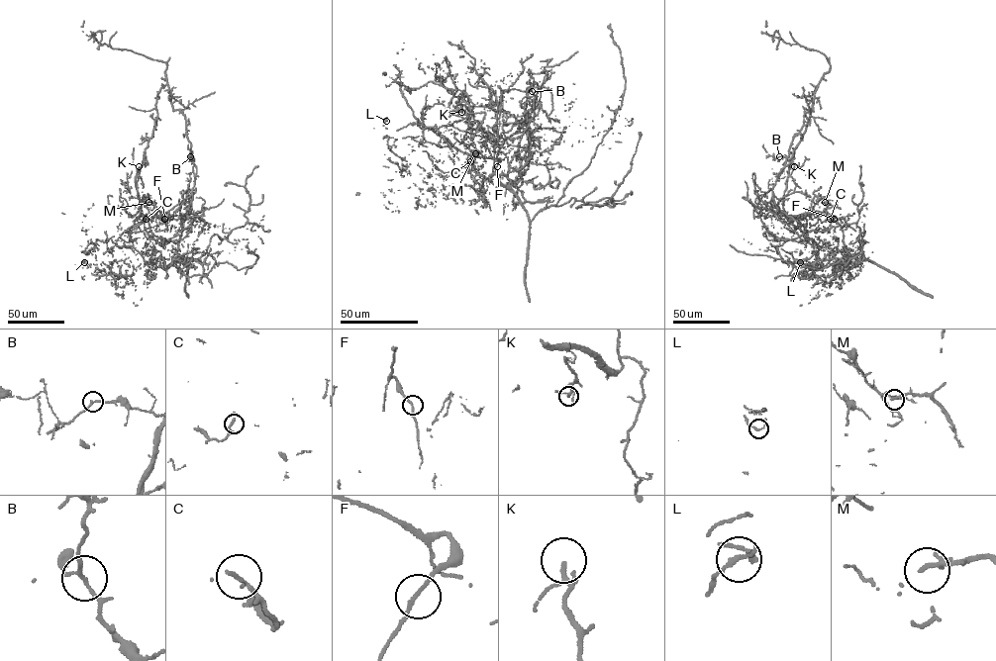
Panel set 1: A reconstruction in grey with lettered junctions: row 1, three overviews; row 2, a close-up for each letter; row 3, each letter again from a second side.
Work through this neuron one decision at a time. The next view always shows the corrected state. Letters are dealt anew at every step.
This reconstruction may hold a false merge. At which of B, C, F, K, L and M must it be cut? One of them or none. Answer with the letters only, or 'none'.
B

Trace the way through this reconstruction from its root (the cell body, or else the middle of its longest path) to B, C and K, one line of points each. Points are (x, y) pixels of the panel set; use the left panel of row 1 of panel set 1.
B: (193, 173), (193, 156), (190, 156)
C: (193, 173), (185, 117), (173, 110), (165, 84), (135, 178), (146, 218), (126, 231), (146, 219)
K: (193, 173), (185, 117), (178, 110), (173, 110), (167, 84), (157, 96), (154, 129), (137, 177), (139, 166)

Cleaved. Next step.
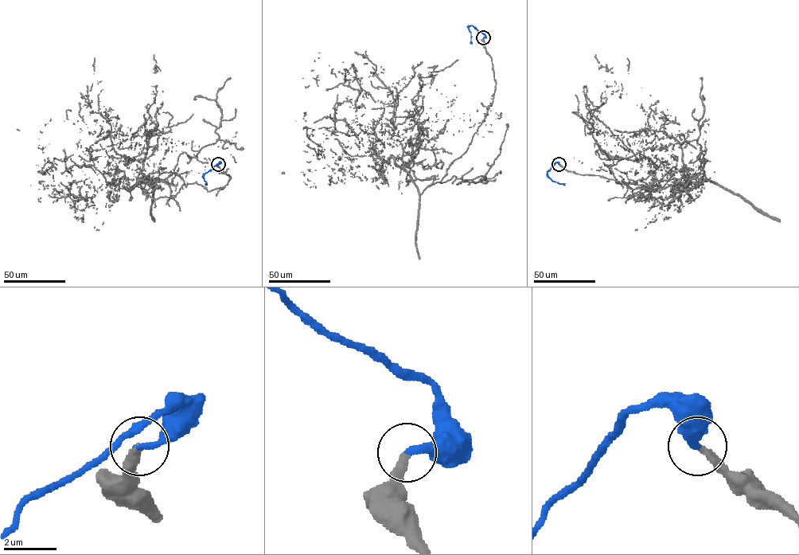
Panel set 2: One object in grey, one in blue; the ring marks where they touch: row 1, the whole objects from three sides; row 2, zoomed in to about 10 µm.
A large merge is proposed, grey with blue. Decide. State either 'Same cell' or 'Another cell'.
Same cell

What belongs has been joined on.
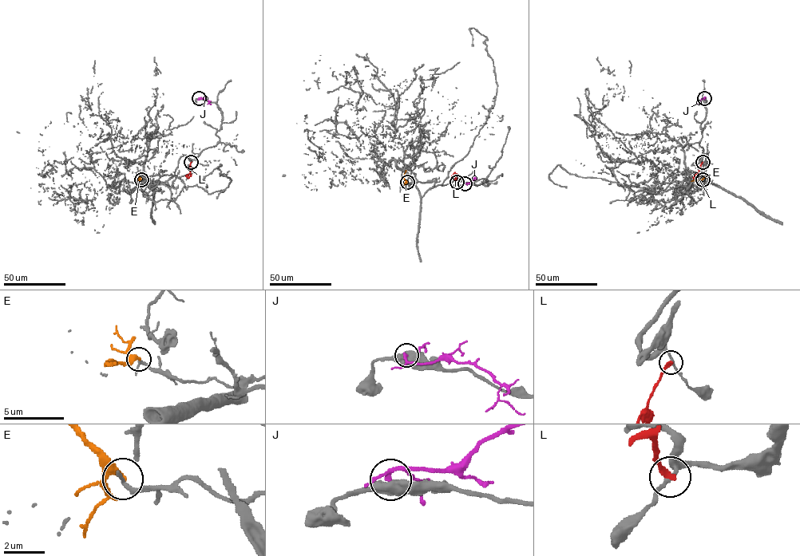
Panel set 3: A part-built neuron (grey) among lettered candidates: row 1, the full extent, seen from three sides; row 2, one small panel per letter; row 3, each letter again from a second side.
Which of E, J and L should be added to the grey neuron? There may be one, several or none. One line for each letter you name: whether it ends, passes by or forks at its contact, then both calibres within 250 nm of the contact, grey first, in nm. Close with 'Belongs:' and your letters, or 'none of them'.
E: It passes by. Thickness 180 nm (grey) against 280 nm
Belongs: E

